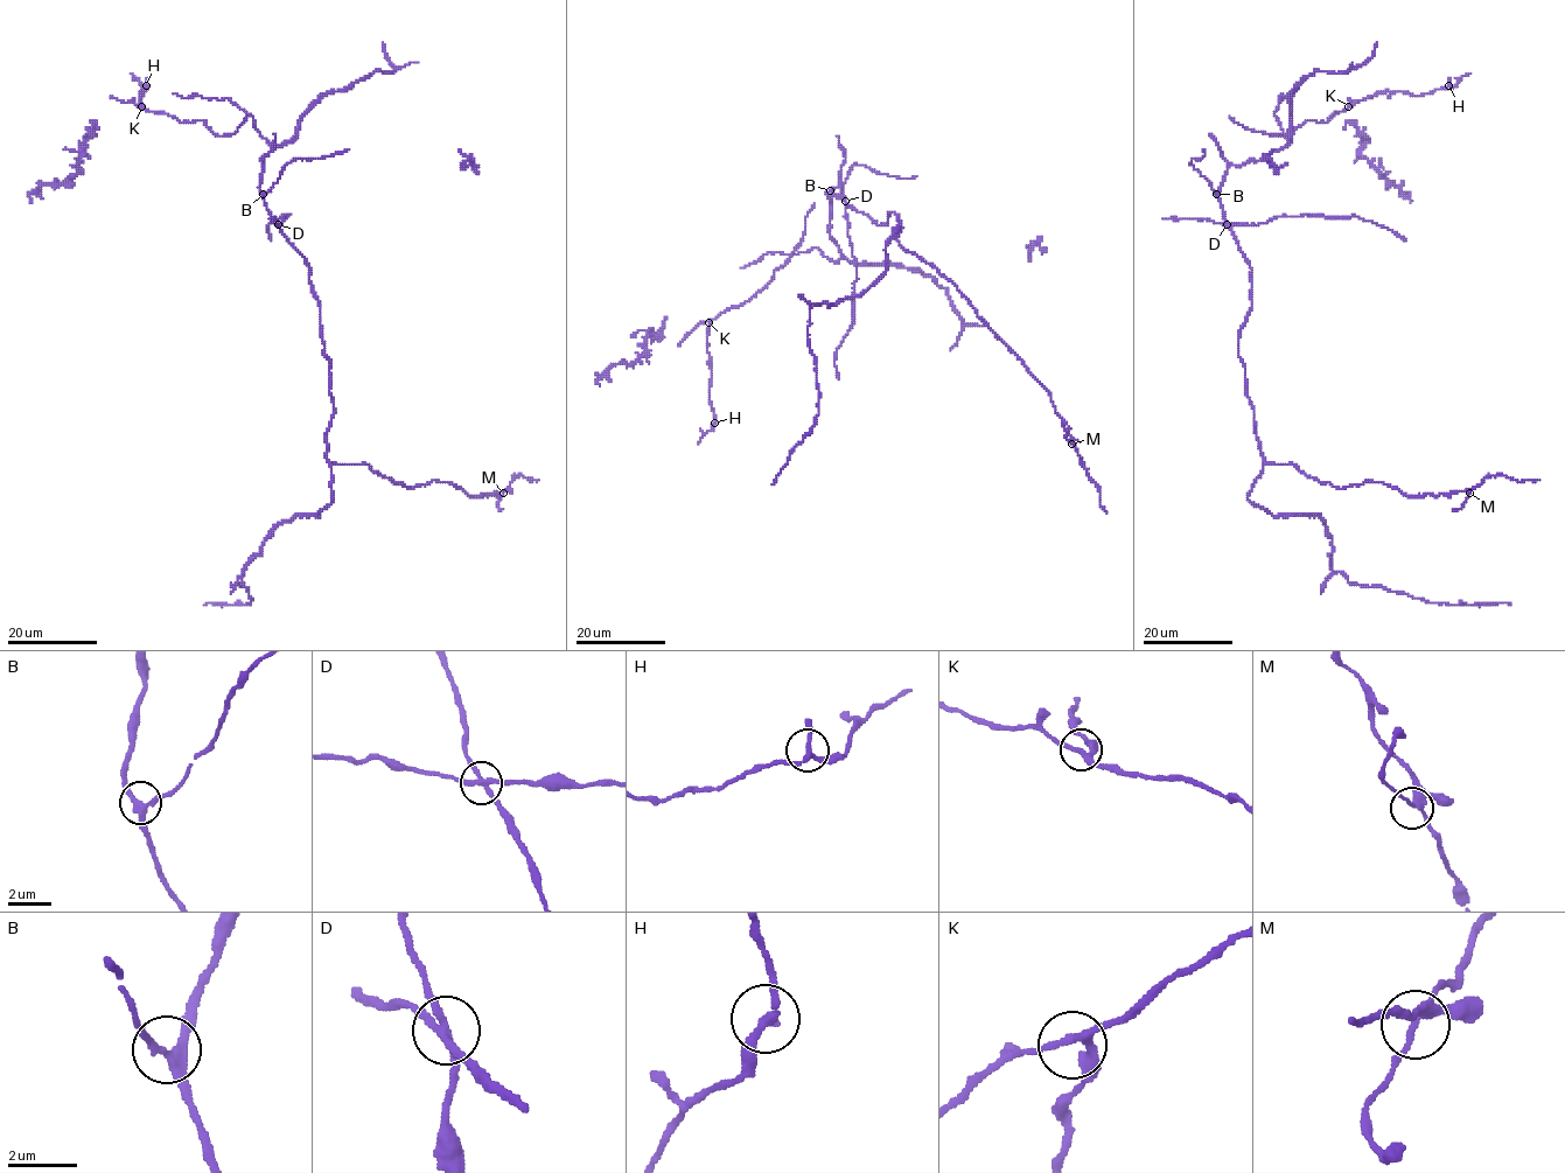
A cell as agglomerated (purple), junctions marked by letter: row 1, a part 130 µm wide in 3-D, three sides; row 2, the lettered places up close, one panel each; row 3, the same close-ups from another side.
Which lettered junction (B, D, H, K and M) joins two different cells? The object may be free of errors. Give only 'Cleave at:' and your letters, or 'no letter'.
Cleave at: D

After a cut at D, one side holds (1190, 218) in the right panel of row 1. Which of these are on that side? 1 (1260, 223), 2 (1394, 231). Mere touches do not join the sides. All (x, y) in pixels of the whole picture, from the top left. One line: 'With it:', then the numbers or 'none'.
With it: 1, 2

